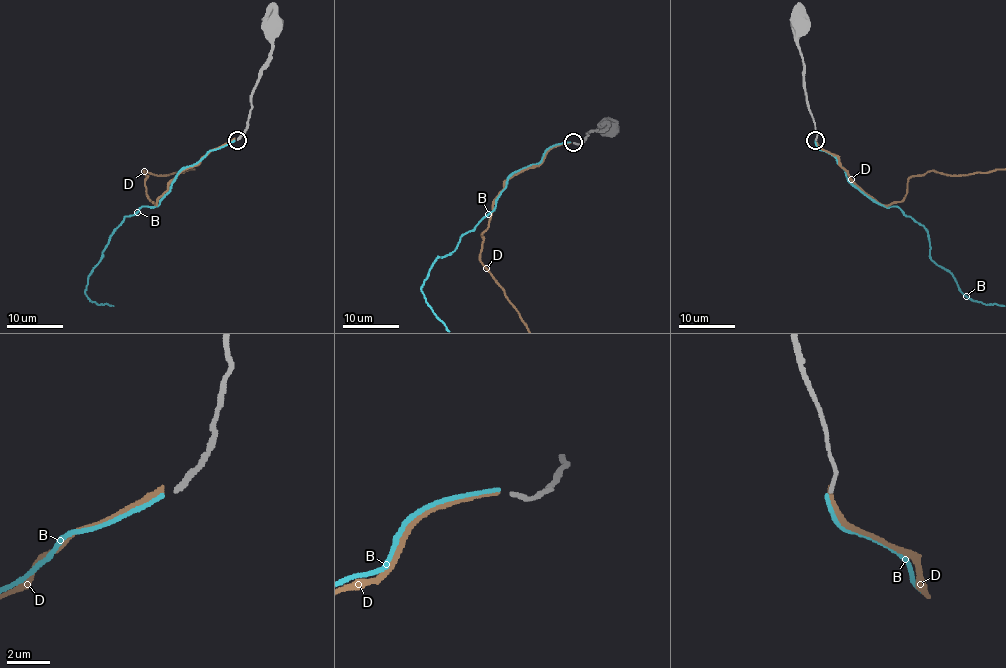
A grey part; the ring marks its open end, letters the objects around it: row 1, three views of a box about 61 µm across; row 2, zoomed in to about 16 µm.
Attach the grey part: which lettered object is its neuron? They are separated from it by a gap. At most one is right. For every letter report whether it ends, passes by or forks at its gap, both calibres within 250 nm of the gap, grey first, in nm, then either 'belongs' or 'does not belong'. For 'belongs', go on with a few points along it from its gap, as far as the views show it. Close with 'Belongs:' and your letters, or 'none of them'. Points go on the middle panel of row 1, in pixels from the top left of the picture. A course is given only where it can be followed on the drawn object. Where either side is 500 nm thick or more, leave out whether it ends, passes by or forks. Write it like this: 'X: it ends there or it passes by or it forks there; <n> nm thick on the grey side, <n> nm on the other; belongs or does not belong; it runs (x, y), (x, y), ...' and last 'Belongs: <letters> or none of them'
B: it ends there; 200 nm thick on the grey side, 160 nm on the other; does not belong
D: it ends there; 200 nm thick on the grey side, 280 nm on the other; does not belong
Belongs: none of them

